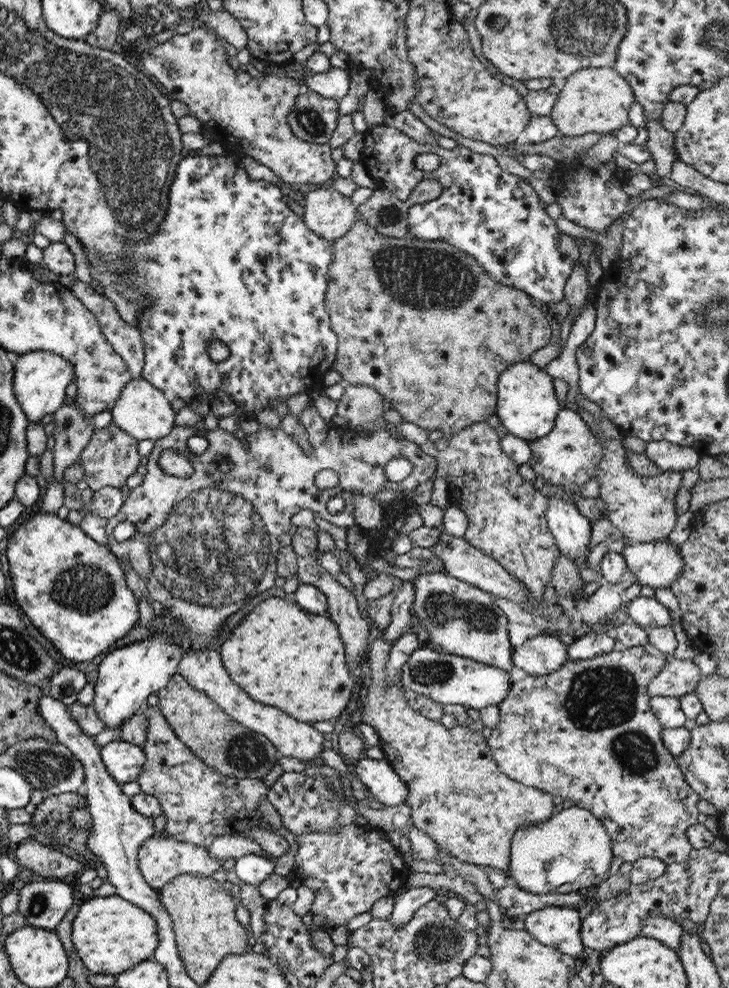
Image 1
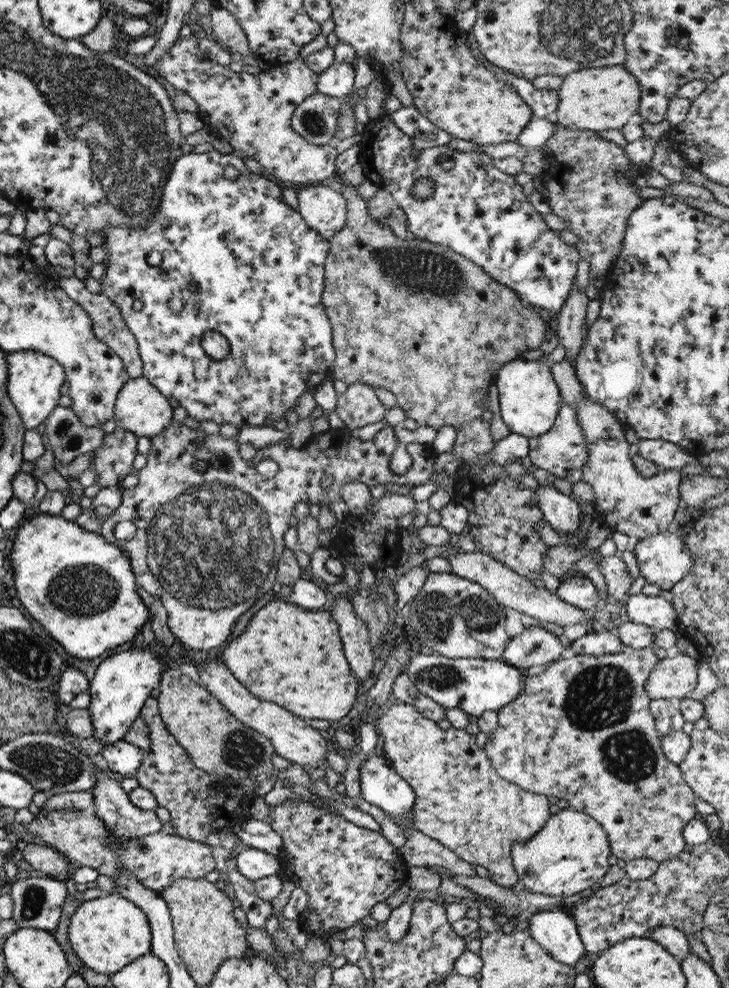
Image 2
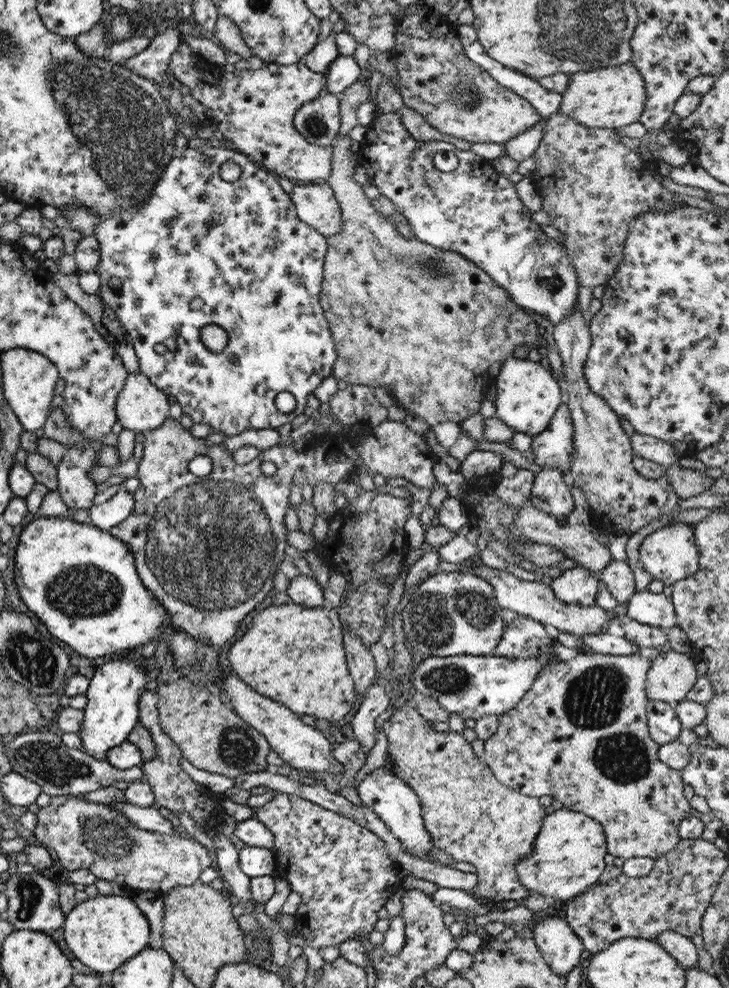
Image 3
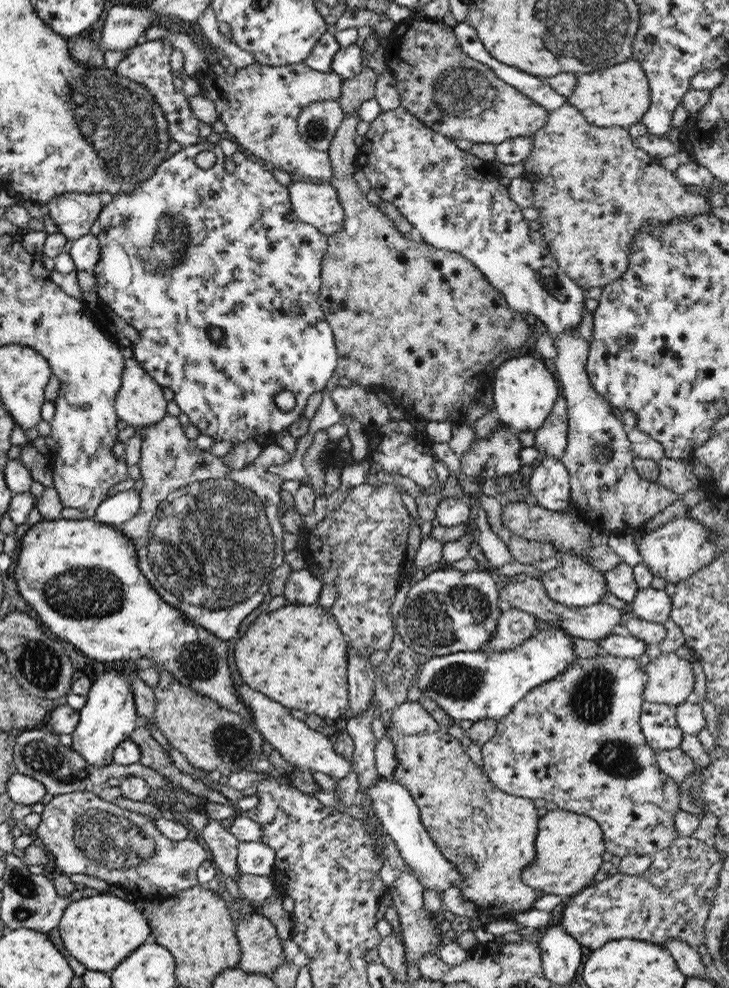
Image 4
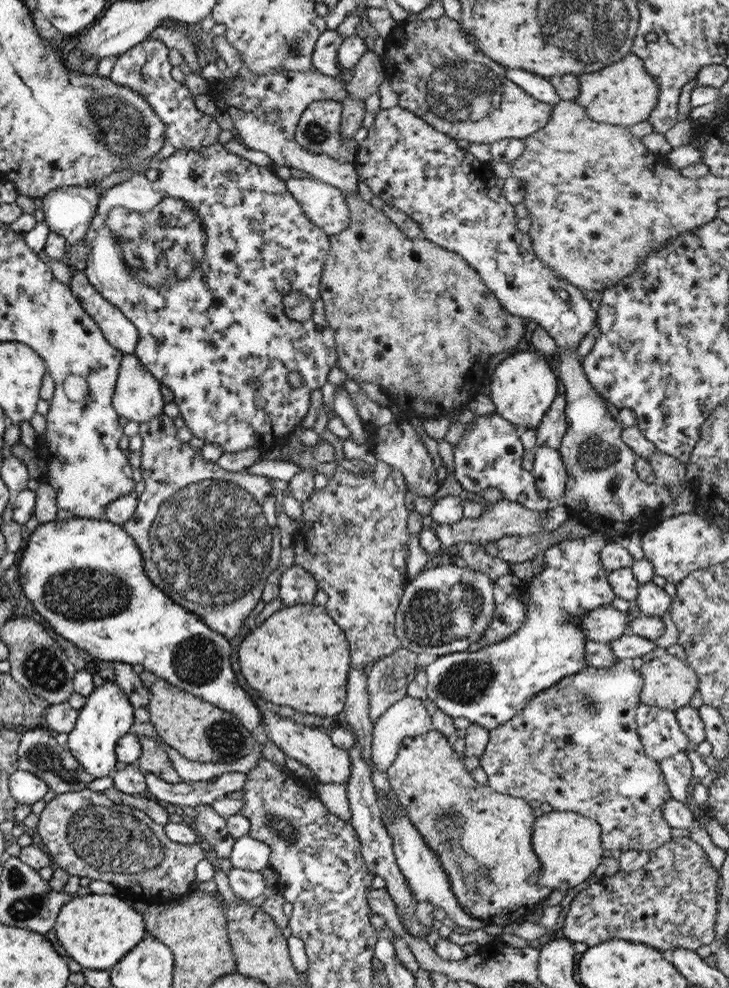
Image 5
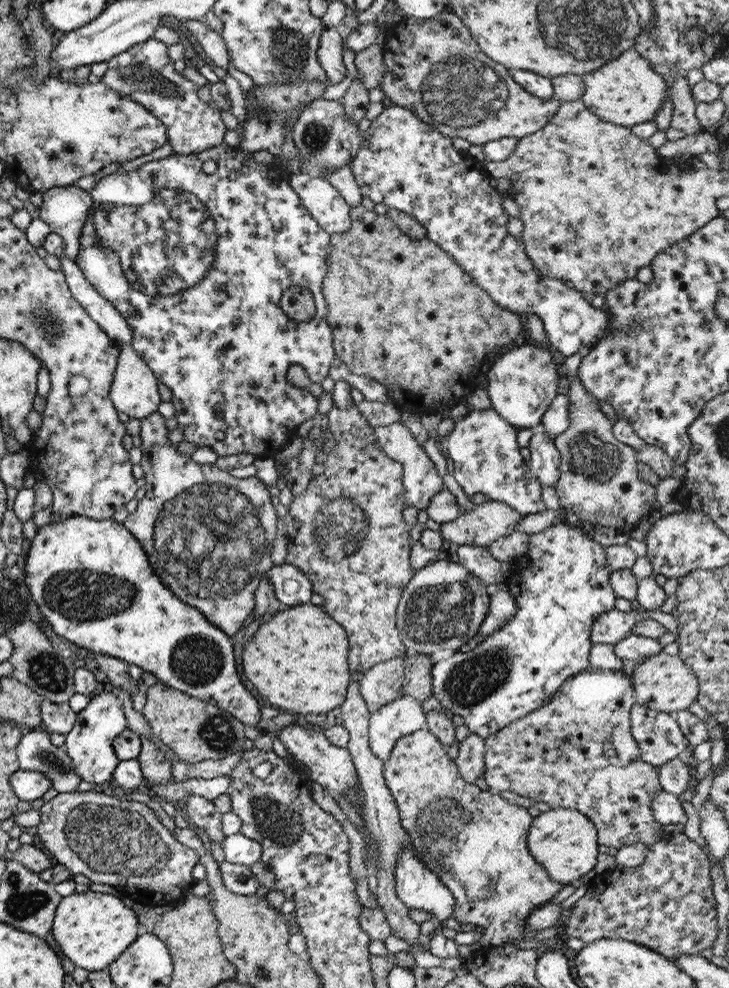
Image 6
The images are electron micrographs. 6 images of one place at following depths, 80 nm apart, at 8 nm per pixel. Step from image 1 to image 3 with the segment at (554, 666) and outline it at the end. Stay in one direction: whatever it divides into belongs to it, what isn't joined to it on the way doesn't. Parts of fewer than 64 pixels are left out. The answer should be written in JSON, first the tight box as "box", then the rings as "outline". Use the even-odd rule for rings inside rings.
{"box":[492,615,557,659],"outline":[[[517,615],[513,623],[502,629],[492,654],[508,659],[525,659],[538,656],[540,652],[550,652],[550,646],[555,644],[557,641],[547,635],[540,622]]]}

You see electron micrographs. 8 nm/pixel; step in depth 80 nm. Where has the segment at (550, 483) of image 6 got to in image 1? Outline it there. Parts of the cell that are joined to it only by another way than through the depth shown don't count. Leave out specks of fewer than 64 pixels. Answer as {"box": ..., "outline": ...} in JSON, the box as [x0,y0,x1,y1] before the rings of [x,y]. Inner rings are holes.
{"box":[545,496,591,567],"outline":[[[546,496],[546,499],[548,500],[545,511],[546,525],[553,537],[558,553],[573,561],[575,565],[585,567],[585,559],[590,552],[587,544],[589,544],[591,523],[577,511],[573,502],[557,499],[554,496]]]}

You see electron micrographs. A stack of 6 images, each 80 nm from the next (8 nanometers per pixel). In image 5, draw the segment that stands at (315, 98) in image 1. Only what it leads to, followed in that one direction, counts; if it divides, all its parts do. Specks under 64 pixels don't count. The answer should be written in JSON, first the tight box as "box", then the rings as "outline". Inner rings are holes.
{"box":[294,99,359,163],"outline":[[[331,99],[310,102],[300,114],[294,139],[309,152],[330,156],[338,163],[353,162],[359,145],[338,135],[341,109],[341,103]]]}

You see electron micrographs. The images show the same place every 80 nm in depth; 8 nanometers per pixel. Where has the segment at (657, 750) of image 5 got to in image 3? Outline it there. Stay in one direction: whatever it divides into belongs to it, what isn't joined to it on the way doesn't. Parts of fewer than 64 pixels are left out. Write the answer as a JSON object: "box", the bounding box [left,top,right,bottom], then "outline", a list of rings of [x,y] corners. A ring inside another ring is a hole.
{"box":[646,700,682,744],"outline":[[[648,700],[646,705],[646,721],[649,736],[658,744],[665,744],[677,739],[682,729],[675,714],[676,703],[655,702]]]}

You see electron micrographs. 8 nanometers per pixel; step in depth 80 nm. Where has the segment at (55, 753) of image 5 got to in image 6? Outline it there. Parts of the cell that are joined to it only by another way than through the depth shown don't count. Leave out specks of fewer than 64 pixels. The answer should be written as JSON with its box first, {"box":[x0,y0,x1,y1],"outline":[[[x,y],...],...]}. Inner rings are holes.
{"box":[15,730,82,793],"outline":[[[24,730],[15,750],[18,768],[40,772],[51,783],[51,788],[58,793],[73,792],[77,788],[77,784],[82,781],[81,777],[75,774],[72,760],[64,749],[53,746],[49,741],[49,736],[50,733],[47,731]]]}

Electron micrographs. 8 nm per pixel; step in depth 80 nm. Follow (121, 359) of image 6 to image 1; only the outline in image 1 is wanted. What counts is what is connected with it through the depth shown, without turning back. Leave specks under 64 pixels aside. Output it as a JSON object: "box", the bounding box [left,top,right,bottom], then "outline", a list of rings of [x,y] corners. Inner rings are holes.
{"box":[111,376,175,442],"outline":[[[140,376],[130,381],[121,389],[119,398],[111,408],[112,424],[135,441],[149,440],[155,442],[167,436],[174,426],[175,412],[171,408],[169,396],[158,388],[151,386]]]}

